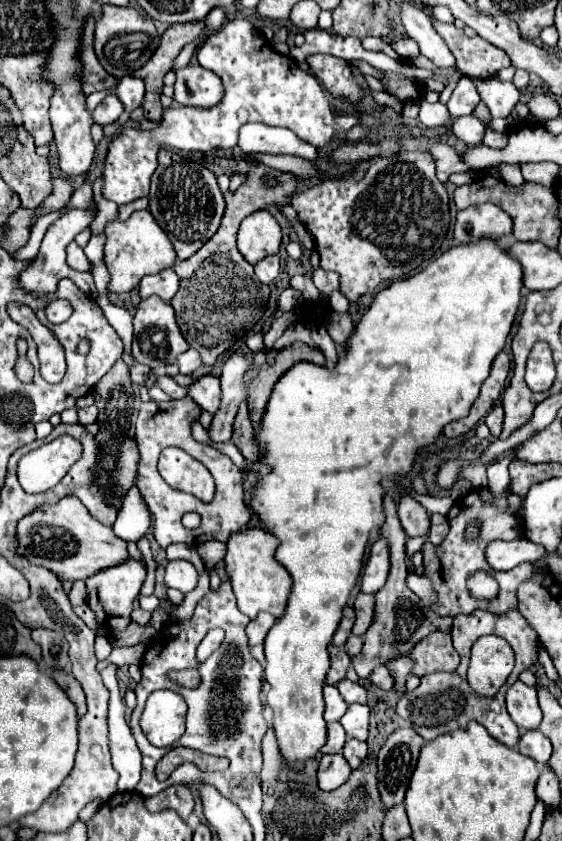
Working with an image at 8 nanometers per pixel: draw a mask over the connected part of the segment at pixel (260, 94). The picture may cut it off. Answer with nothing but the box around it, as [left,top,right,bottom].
[102,18,358,204]

